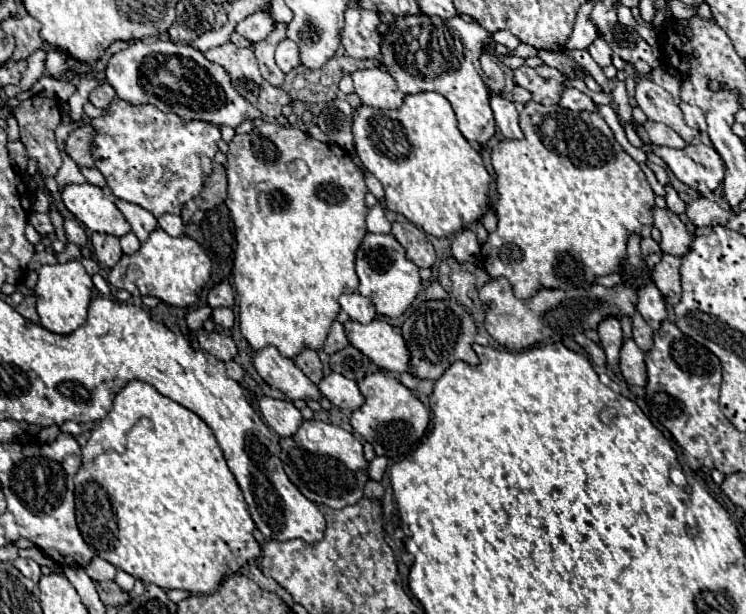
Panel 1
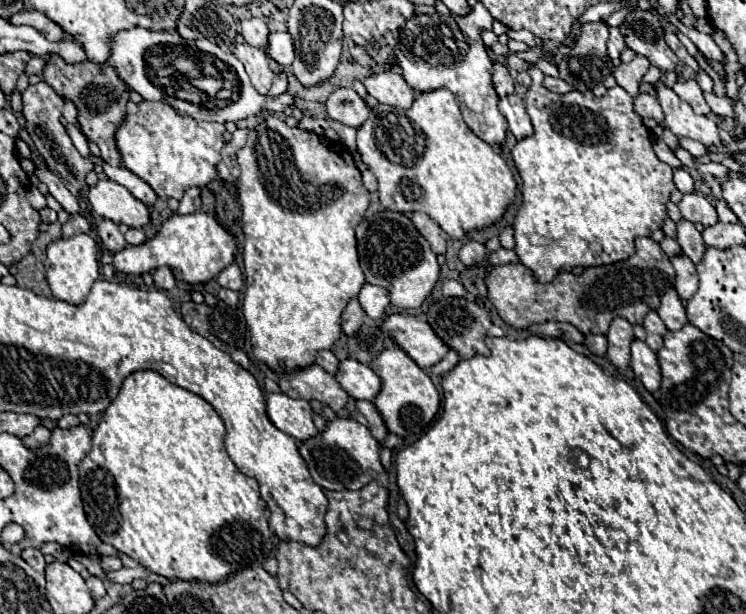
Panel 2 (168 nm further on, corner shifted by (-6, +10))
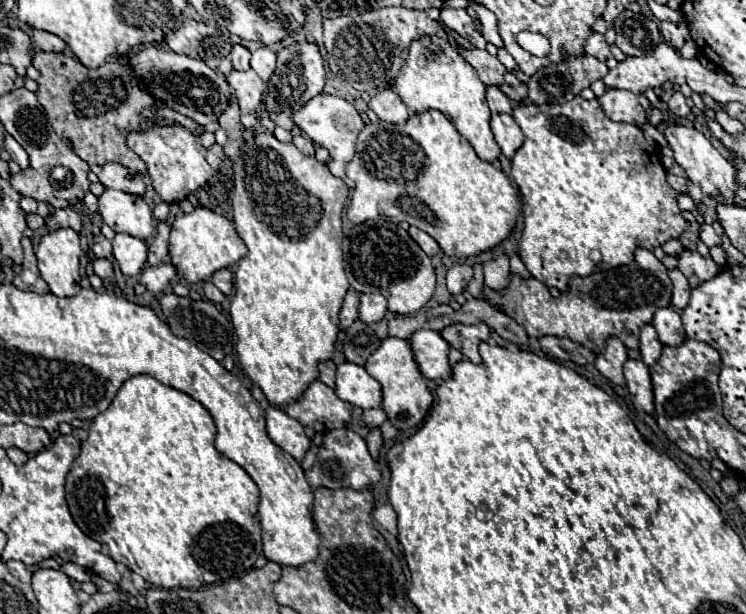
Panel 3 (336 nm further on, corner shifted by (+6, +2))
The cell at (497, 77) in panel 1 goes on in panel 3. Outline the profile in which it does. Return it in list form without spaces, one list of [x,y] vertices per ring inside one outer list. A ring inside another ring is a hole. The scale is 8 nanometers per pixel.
[[[488,87],[486,91],[486,99],[488,99],[488,105],[490,105],[490,111],[496,115],[496,113],[512,113],[512,103],[510,99],[498,89],[498,87]]]

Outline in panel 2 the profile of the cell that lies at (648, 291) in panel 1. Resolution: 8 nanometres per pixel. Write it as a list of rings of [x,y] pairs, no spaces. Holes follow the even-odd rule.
[[[670,287],[662,297],[660,297],[660,305],[656,309],[656,313],[660,315],[660,319],[664,321],[664,325],[670,331],[678,331],[682,329],[688,319],[686,319],[686,311],[682,307],[682,301],[678,297],[678,293],[674,291],[674,287]]]

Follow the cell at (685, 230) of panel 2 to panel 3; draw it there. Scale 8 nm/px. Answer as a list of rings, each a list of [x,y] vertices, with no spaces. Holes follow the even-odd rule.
[[[684,251],[680,257],[678,257],[678,263],[680,263],[680,271],[684,273],[684,277],[688,279],[688,283],[692,287],[696,285],[702,285],[704,281],[712,279],[716,273],[720,273],[720,269],[724,269],[722,265],[714,263],[712,259],[704,259],[700,253],[696,251]]]

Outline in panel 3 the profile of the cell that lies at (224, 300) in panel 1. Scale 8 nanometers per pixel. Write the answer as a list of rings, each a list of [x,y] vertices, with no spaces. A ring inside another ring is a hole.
[[[220,269],[212,275],[212,283],[224,293],[224,295],[230,295],[232,289],[234,289],[234,283],[232,283],[232,271],[230,269]]]

